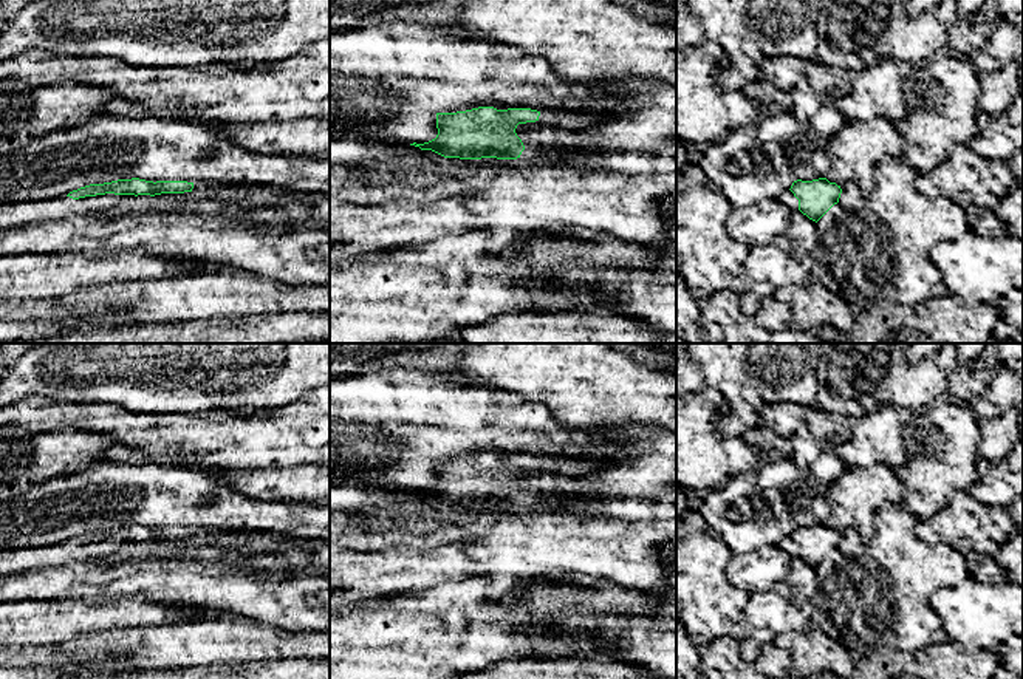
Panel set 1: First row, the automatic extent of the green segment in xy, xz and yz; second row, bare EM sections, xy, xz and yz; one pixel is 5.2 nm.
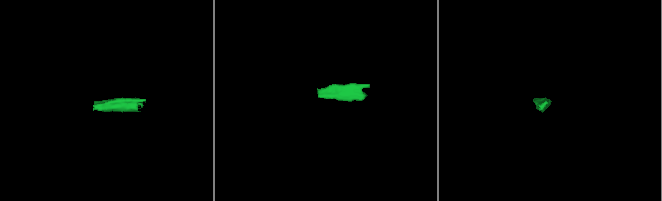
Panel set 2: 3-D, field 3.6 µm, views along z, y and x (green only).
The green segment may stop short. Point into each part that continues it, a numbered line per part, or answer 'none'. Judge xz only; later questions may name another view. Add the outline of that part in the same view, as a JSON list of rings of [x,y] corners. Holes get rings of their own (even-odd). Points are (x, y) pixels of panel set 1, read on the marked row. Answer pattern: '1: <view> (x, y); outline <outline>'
1: xz (573, 121); outline [[[540,111],[540,116],[535,122],[526,122],[526,125],[542,127],[554,125],[566,128],[571,131],[579,131],[593,125],[593,119],[587,113],[576,111]]]

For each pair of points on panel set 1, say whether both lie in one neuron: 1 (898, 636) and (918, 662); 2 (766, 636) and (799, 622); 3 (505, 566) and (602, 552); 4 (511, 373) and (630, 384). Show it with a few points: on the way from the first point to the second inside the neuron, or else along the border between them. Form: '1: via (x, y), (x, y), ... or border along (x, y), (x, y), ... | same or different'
1: border along (932, 644), (920, 650), (878, 647) | different
2: via (774, 628), (780, 622), (791, 622) | same
3: via (530, 552), (578, 552) | same
4: via (540, 373), (576, 373), (601, 384) | same

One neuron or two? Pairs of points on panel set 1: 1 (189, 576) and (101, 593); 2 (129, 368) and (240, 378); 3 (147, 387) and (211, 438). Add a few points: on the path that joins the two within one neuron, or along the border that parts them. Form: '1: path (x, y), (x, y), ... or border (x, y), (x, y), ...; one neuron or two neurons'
1: path (167, 577), (123, 577); one neuron
2: path (157, 368), (212, 373); one neuron
3: border (141, 412), (194, 413); two neurons

